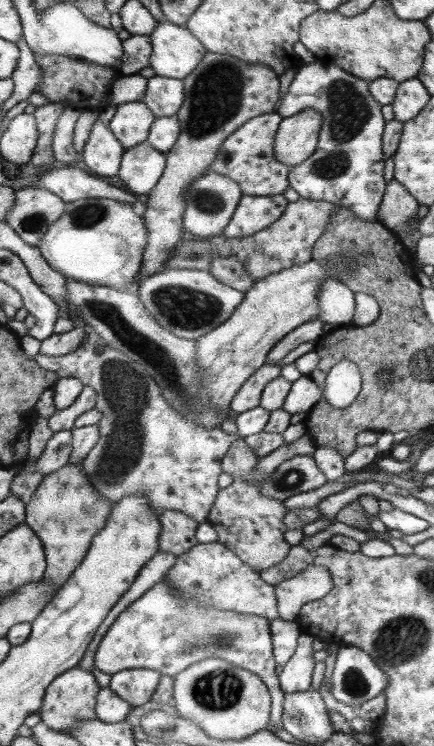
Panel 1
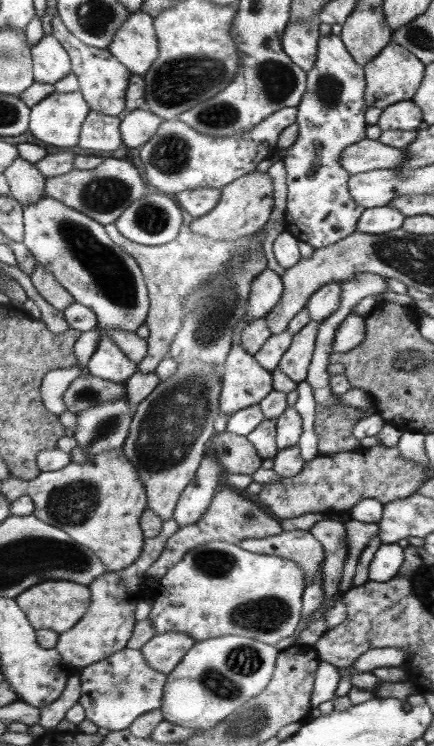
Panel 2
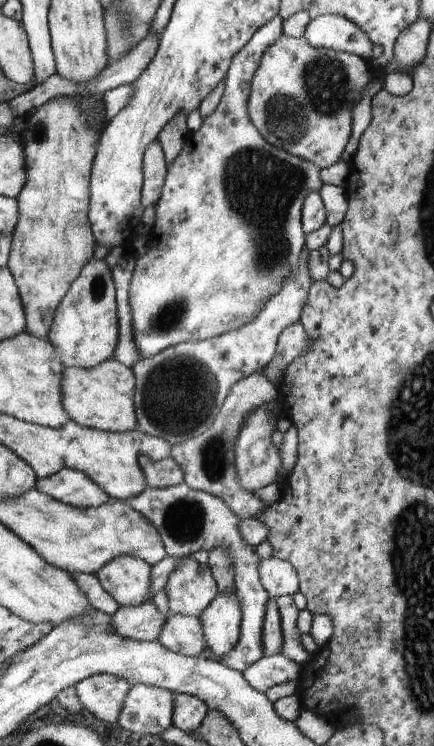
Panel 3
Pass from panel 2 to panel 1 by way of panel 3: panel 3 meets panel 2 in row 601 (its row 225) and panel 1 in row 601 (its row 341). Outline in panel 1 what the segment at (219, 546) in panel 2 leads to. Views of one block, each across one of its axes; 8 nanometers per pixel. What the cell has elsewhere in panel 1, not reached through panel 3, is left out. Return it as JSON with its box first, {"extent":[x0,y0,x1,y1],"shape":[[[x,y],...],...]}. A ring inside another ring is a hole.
{"extent":[94,577,284,730],"shape":[[[166,577],[118,615],[98,645],[94,666],[109,675],[120,670],[145,668],[175,678],[181,670],[207,658],[222,658],[262,679],[272,697],[269,722],[276,730],[282,729],[284,692],[276,675],[270,621],[186,599],[180,589],[168,585]]]}

